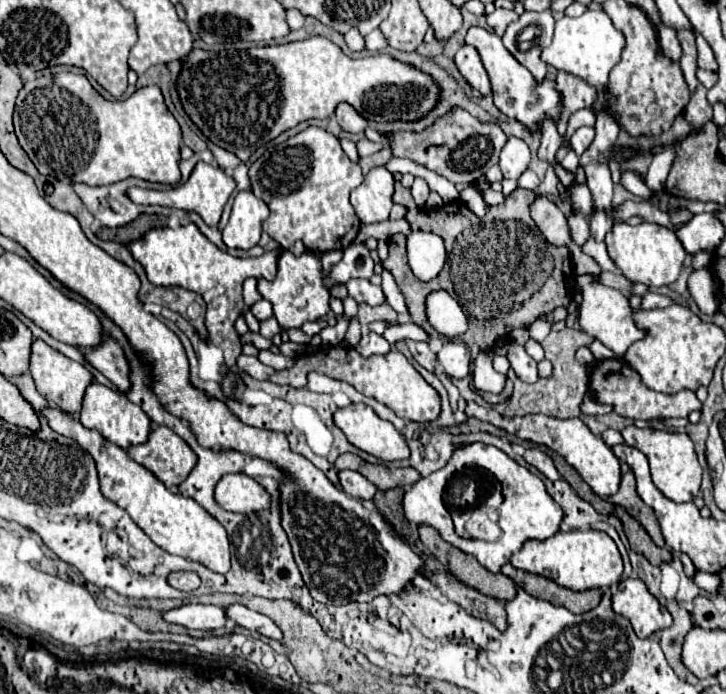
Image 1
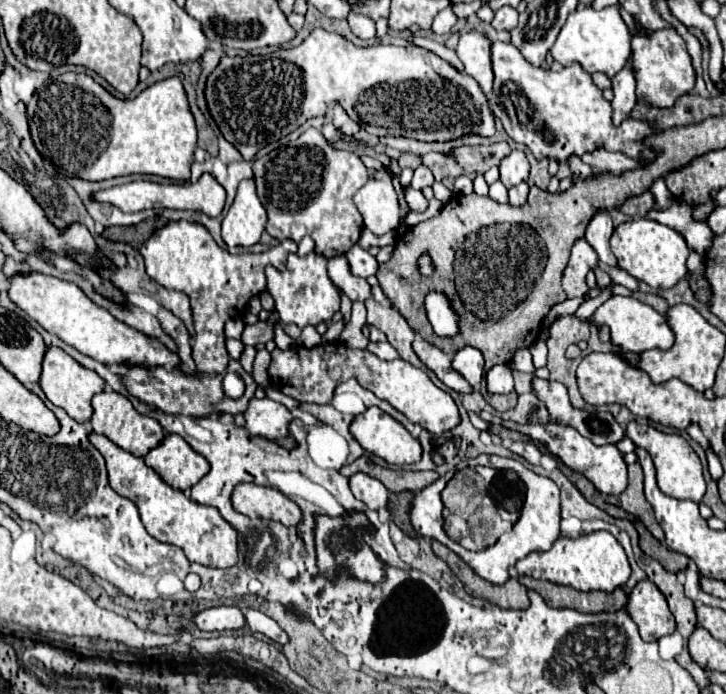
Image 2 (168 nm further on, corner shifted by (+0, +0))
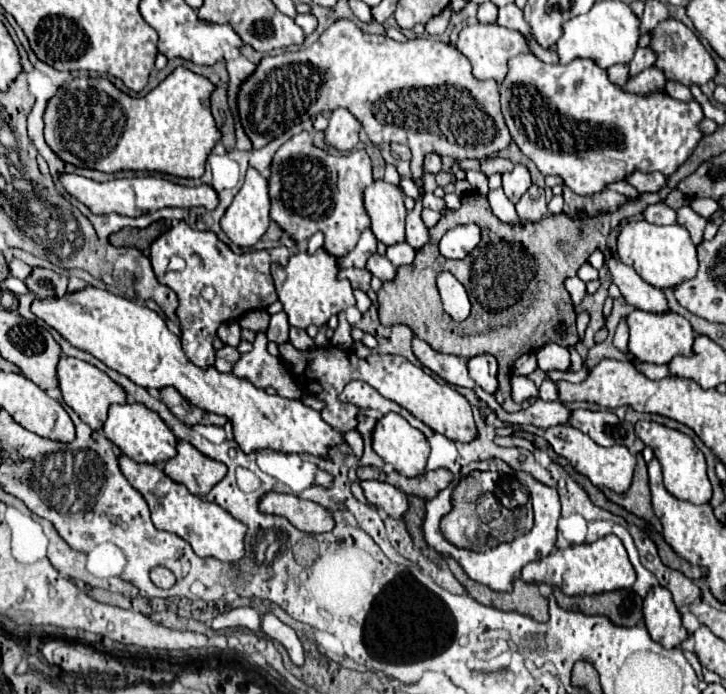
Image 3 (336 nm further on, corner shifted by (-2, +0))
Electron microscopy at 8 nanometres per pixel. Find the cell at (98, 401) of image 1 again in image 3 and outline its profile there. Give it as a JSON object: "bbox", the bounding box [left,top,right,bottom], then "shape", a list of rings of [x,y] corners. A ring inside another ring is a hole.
{"bbox":[103,402,177,464],"shape":[[[129,402],[111,404],[109,416],[103,424],[103,432],[125,456],[129,456],[135,462],[163,464],[177,454],[177,450],[175,450],[177,438],[167,428],[167,424],[159,418],[159,414],[151,412],[149,408],[145,408],[143,404],[137,404],[137,402],[133,402],[133,404],[129,404]]]}

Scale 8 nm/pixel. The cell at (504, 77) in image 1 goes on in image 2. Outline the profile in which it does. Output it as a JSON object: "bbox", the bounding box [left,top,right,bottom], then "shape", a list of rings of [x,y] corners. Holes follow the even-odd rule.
{"bbox":[487,42,661,162],"shape":[[[493,42],[493,92],[487,96],[493,114],[503,122],[511,140],[525,144],[537,160],[549,158],[557,162],[569,160],[569,156],[583,156],[597,148],[609,152],[621,152],[633,160],[653,162],[657,152],[645,144],[645,140],[661,130],[649,120],[635,120],[631,114],[615,126],[611,120],[611,102],[603,98],[603,92],[593,84],[591,74],[579,64],[571,64],[561,72],[543,70],[531,66],[523,54],[505,42]]]}

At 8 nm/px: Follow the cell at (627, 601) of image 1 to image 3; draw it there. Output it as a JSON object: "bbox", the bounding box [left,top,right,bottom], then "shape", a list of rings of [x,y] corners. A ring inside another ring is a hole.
{"bbox":[643,586,687,648],"shape":[[[653,586],[647,592],[643,600],[643,622],[649,636],[665,648],[675,648],[687,638],[671,592],[663,586]]]}

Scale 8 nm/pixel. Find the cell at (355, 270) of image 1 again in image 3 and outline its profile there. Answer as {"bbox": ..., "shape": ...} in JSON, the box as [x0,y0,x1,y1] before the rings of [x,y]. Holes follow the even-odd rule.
{"bbox":[365,254,397,280],"shape":[[[381,254],[369,256],[365,268],[367,268],[373,276],[377,276],[379,280],[393,280],[393,278],[395,278],[395,270],[397,270],[397,266],[393,266],[393,264],[387,260],[387,256],[381,256]]]}

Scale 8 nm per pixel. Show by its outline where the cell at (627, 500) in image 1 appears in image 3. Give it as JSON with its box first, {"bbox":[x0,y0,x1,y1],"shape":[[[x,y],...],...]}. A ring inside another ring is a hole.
{"bbox":[603,454,661,532],"shape":[[[637,454],[637,466],[635,466],[631,488],[623,494],[615,494],[611,490],[603,490],[603,492],[611,502],[623,506],[625,510],[643,518],[645,522],[651,522],[651,526],[657,532],[661,532],[661,522],[657,520],[657,516],[653,514],[653,508],[651,508],[651,494],[649,494],[649,484],[647,484],[647,464],[641,454]]]}

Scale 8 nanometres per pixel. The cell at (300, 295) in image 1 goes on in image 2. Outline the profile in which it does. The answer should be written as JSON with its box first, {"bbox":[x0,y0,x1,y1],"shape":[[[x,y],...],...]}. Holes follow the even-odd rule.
{"bbox":[265,252,339,328],"shape":[[[315,252],[307,256],[289,254],[287,268],[279,272],[273,266],[265,268],[267,274],[267,290],[275,300],[275,308],[279,312],[281,324],[297,324],[299,328],[311,324],[317,326],[319,322],[329,322],[331,316],[339,310],[339,288],[327,276],[327,258]]]}

